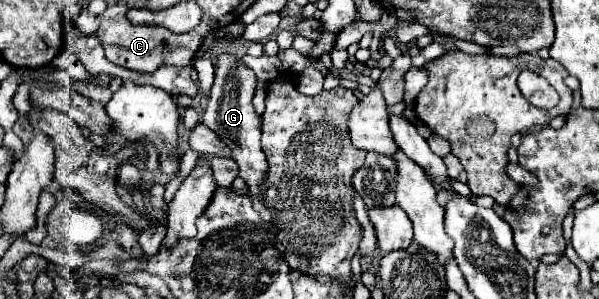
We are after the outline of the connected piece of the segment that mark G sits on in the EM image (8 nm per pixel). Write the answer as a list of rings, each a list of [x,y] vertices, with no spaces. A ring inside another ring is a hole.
[[[220,54],[218,66],[216,66],[216,78],[214,86],[210,90],[208,108],[204,112],[202,122],[210,126],[222,142],[226,142],[234,150],[234,160],[238,162],[238,176],[246,182],[250,198],[254,202],[266,204],[266,198],[262,198],[262,182],[266,182],[266,154],[262,154],[262,118],[256,114],[252,106],[256,90],[256,76],[246,64],[232,54]]]

